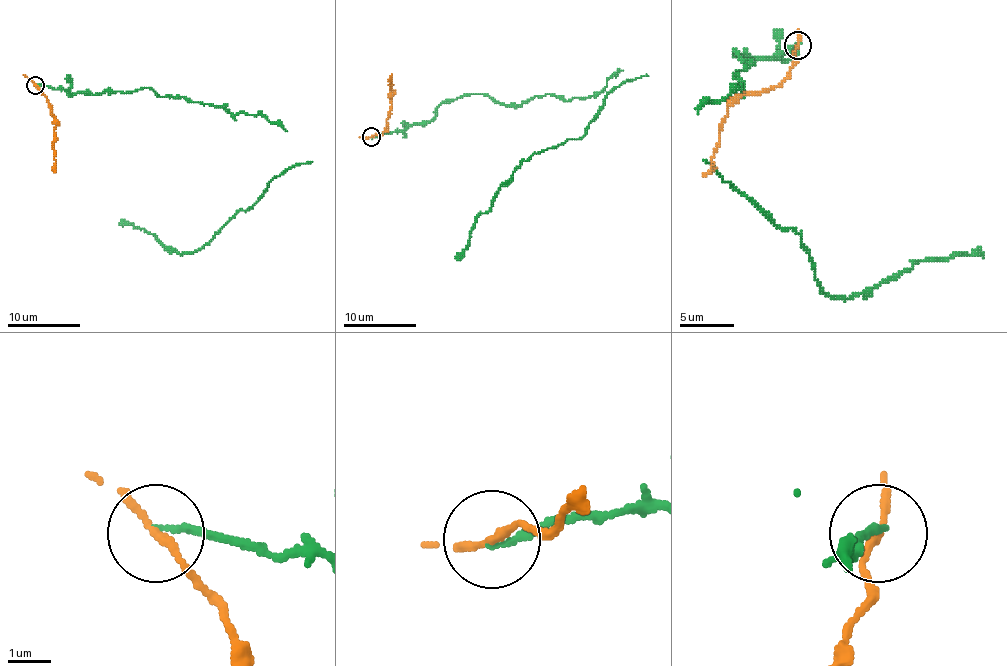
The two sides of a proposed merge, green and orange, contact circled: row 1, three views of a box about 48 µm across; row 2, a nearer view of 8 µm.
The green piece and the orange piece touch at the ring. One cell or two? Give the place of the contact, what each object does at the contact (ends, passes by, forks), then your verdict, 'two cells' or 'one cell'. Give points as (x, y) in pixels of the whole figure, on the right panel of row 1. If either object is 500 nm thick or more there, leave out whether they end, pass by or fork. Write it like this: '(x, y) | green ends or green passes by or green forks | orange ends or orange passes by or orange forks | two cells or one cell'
(797, 45) | green ends | orange passes by | two cells

